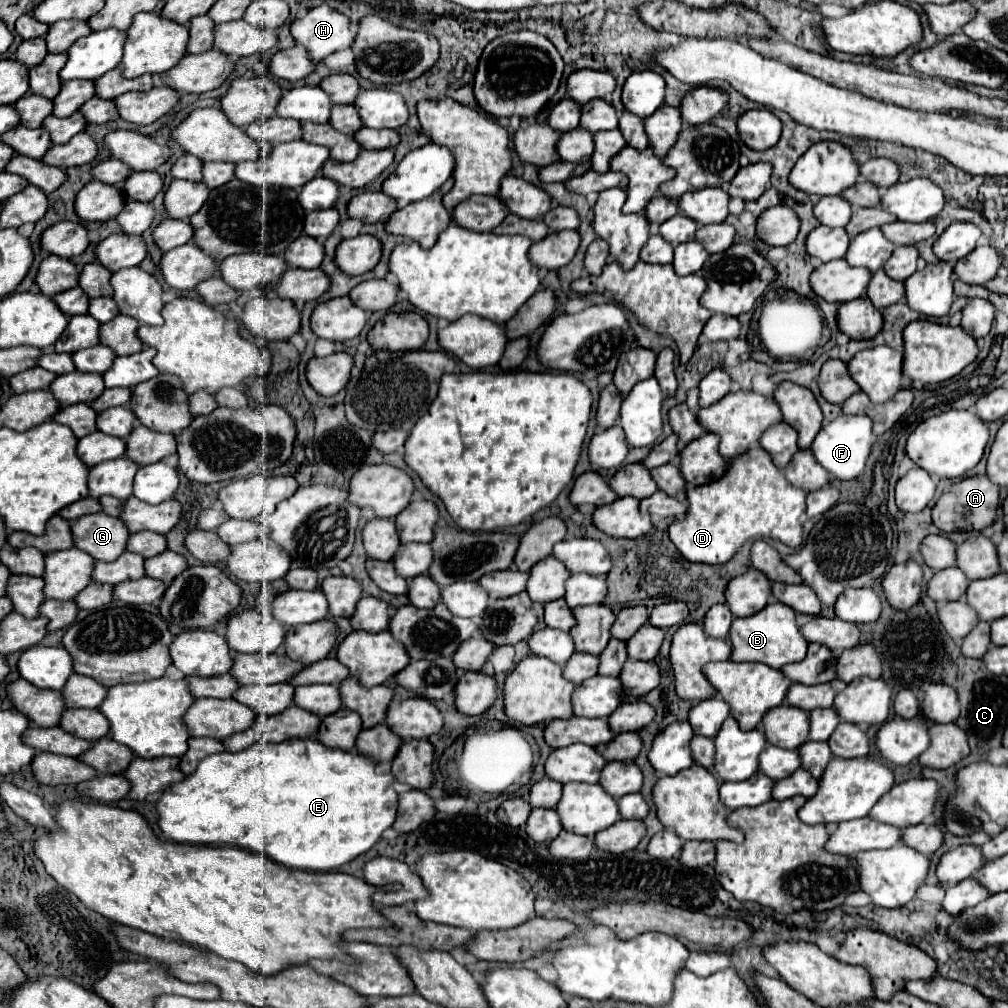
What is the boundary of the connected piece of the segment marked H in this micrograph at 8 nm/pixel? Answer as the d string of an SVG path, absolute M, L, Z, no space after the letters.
M318 6L296 18L290 26L294 40L308 48L310 58L324 60L328 54L350 48L356 40L356 30L350 28L350 18L338 14L330 6Z

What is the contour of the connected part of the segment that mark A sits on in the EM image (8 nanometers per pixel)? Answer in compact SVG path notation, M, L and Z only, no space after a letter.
M972 476L956 482L948 494L942 494L936 506L932 508L932 520L940 532L974 532L984 530L994 524L1000 504L1000 488L988 480L988 476Z

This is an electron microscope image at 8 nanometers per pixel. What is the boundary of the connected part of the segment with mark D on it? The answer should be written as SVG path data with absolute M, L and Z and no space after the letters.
M750 448L742 458L730 462L724 478L688 492L688 514L684 520L672 522L668 534L686 560L702 564L726 564L752 538L774 538L798 548L806 520L806 496L806 490L786 480L764 448Z

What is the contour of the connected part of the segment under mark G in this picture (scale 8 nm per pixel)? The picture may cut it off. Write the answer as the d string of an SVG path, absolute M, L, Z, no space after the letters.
M102 512L78 518L72 526L72 534L76 548L82 548L94 560L104 562L112 562L122 552L126 552L126 544L130 538L130 530L120 518Z

